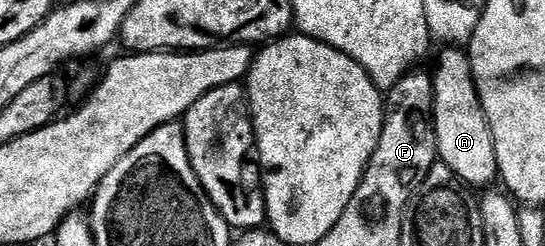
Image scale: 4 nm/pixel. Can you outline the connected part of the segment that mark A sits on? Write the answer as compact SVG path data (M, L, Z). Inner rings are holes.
M448 48L436 60L436 73L430 76L430 127L439 159L442 164L444 160L445 166L454 175L461 176L468 184L488 184L492 179L497 179L496 151L488 130L488 119L484 116L484 107L480 105L480 95L476 93L476 83L472 80L472 64L467 51Z

